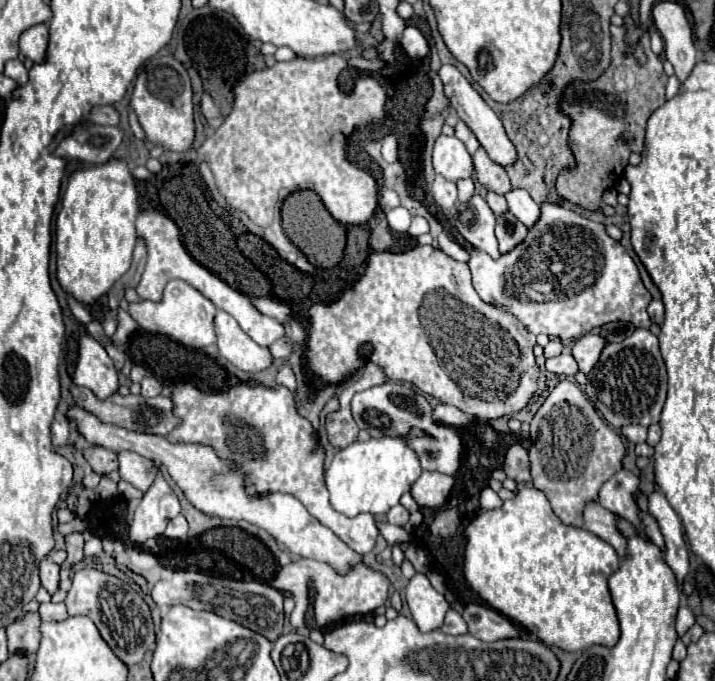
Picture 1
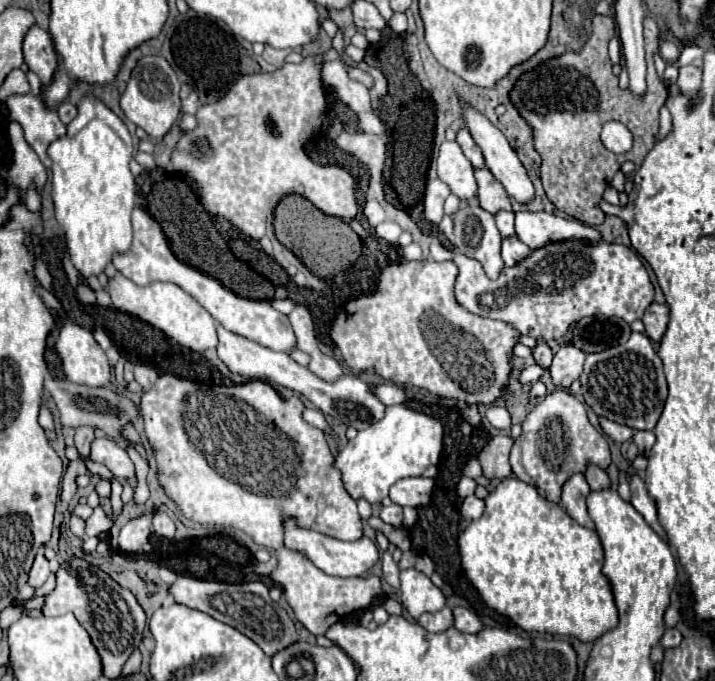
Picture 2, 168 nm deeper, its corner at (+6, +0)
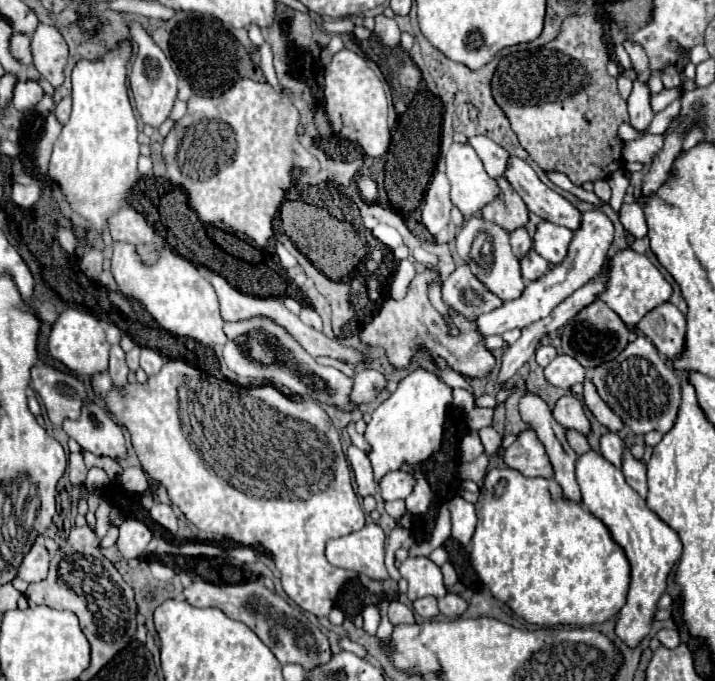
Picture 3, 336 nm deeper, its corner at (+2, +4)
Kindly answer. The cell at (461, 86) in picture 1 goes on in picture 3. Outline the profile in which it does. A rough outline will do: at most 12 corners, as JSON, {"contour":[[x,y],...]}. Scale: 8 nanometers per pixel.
{"contour":[[510,155],[504,177],[528,211],[572,231],[582,217]]}

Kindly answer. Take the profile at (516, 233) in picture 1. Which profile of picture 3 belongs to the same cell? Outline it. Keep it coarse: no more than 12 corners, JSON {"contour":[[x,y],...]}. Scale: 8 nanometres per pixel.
{"contour":[[534,249],[520,259],[524,279],[534,281],[550,263]]}

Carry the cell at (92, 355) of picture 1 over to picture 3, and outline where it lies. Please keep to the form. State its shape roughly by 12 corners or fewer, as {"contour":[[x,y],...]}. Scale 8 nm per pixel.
{"contour":[[60,313],[48,351],[76,375],[108,371],[102,321]]}

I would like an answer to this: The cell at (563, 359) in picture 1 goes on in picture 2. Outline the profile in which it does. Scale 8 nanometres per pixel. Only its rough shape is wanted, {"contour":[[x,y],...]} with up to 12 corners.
{"contour":[[530,365],[518,375],[522,385],[534,383],[540,379],[540,365]]}

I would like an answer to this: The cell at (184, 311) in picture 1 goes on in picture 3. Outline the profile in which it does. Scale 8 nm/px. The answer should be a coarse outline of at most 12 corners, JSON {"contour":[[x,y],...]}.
{"contour":[[114,243],[116,291],[172,335],[226,343],[216,293],[190,261],[144,267]]}

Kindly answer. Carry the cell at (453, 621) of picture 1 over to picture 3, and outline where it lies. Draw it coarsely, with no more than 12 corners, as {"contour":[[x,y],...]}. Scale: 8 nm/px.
{"contour":[[434,597],[416,599],[414,611],[432,619],[440,615],[438,603]]}

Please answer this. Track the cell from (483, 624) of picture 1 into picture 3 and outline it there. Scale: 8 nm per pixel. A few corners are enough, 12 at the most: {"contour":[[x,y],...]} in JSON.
{"contour":[[460,595],[438,599],[444,617],[456,619],[468,609]]}

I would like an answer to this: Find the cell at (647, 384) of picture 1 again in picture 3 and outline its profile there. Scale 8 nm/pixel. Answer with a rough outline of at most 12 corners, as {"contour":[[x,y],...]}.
{"contour":[[642,333],[594,367],[604,403],[636,435],[672,429],[680,379]]}

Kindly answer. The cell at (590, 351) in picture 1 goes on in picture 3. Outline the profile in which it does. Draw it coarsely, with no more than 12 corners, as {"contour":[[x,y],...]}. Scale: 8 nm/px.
{"contour":[[556,355],[544,369],[552,385],[568,391],[588,373],[570,355]]}

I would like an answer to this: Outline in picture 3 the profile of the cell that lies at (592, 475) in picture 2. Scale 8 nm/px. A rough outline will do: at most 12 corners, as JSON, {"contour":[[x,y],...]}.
{"contour":[[566,431],[570,447],[578,455],[590,451],[590,443],[576,431]]}

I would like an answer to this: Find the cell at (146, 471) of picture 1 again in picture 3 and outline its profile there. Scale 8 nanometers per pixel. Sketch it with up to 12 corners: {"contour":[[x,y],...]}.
{"contour":[[96,403],[64,431],[94,455],[126,457],[122,429]]}

